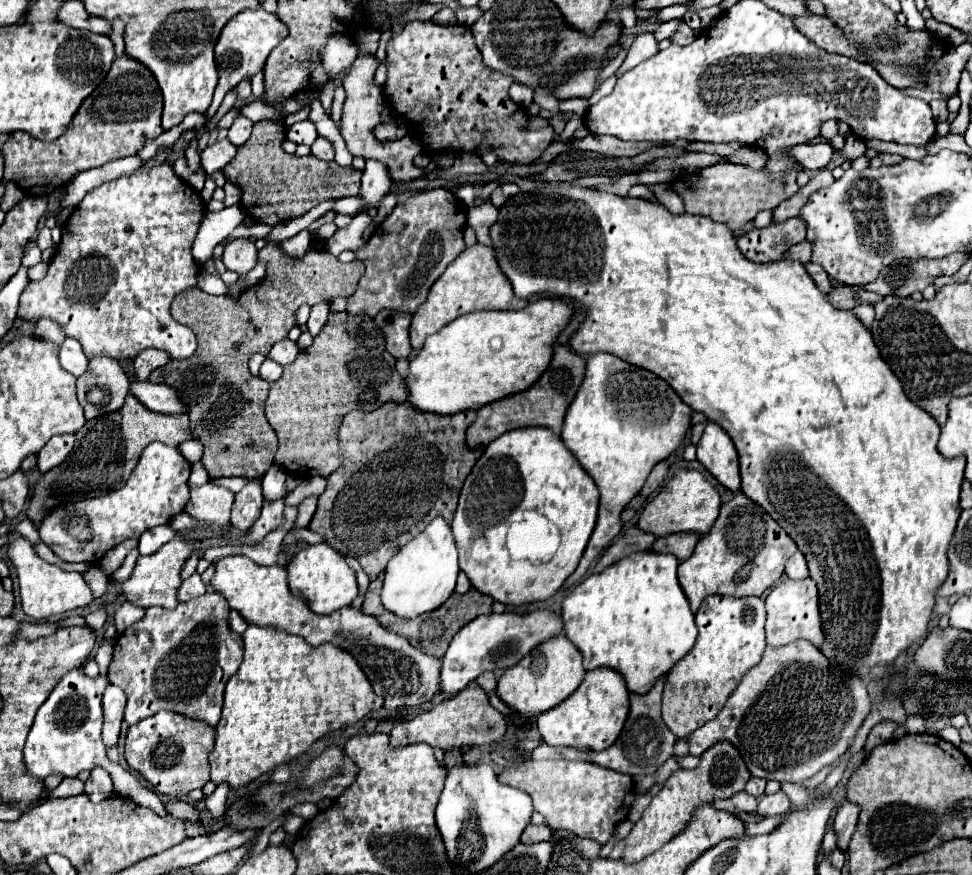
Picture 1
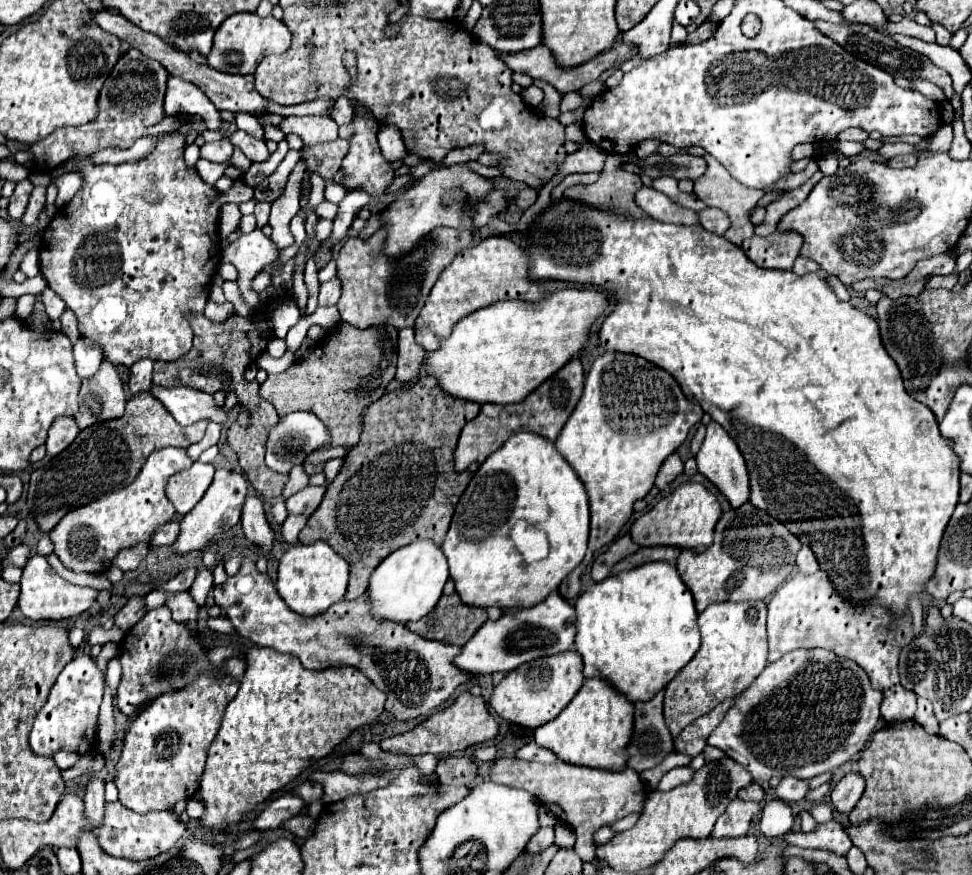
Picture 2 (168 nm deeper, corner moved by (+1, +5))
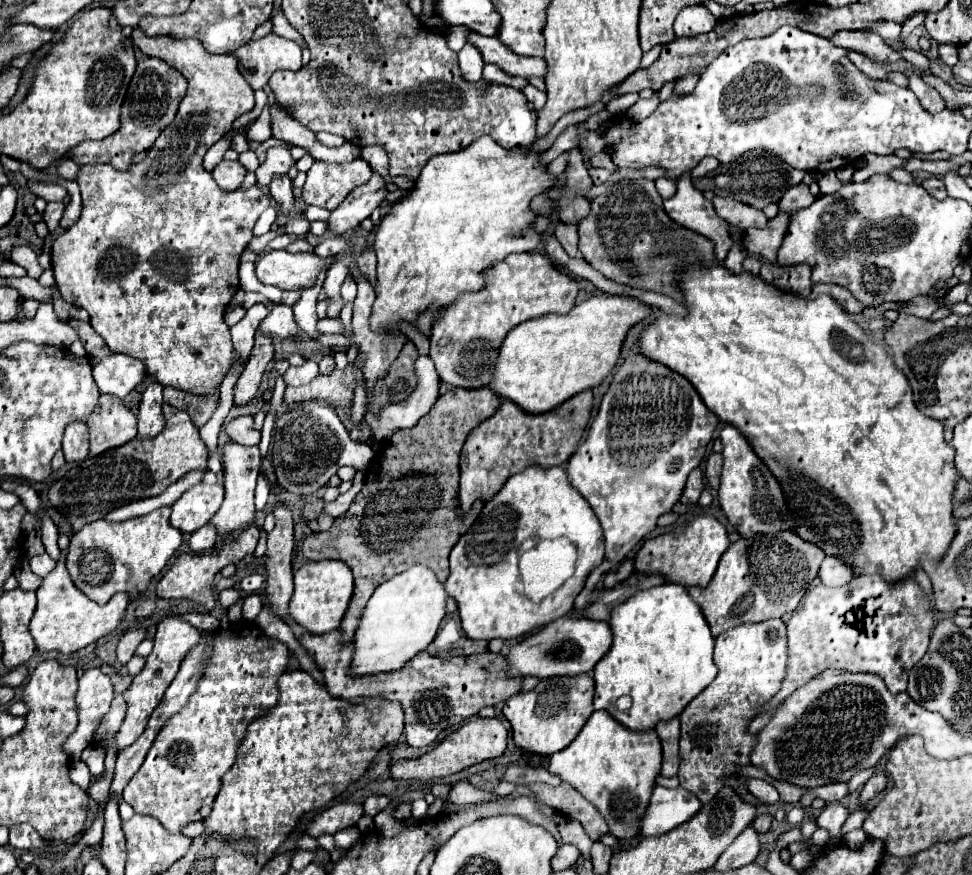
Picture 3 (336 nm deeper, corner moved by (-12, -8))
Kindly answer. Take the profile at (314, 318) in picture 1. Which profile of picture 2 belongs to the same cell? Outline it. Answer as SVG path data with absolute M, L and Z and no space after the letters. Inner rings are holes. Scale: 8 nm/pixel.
M331 279L331 281L327 281L327 283L321 283L317 305L319 305L319 307L335 305L335 303L339 301L339 295L341 295L341 285L339 285L337 279Z

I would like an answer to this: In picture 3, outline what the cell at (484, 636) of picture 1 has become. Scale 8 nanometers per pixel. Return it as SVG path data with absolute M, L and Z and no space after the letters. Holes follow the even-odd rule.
M562 616L556 622L548 624L538 634L532 634L518 642L508 660L508 674L510 676L538 676L538 678L552 678L552 676L578 676L590 672L604 652L612 646L612 630L608 622L596 622L588 618L570 618Z

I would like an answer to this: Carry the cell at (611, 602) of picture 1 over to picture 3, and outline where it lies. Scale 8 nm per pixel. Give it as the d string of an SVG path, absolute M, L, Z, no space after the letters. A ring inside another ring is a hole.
M660 584L650 590L642 590L618 608L614 608L610 618L610 628L614 632L614 642L610 652L594 668L594 708L606 710L622 726L634 732L652 730L658 722L668 722L676 718L686 704L690 704L718 674L718 668L712 662L714 638L710 634L708 622L702 616L702 610L688 596L686 588L680 584ZM620 696L630 696L632 706L626 712L616 708Z

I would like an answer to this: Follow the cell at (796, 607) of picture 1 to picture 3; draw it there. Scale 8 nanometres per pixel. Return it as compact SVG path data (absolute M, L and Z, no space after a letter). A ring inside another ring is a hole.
M858 576L858 580L852 580L850 584L842 588L828 588L824 584L814 586L808 590L794 614L786 622L788 628L788 672L782 684L782 690L762 708L762 712L768 712L770 708L778 706L782 700L786 700L796 688L808 684L814 676L828 668L838 668L846 672L872 672L880 678L884 676L884 682L890 692L904 692L908 674L914 668L914 664L926 654L930 632L934 628L934 608L928 600L928 594L920 588L920 584L912 578L888 584L882 576Z

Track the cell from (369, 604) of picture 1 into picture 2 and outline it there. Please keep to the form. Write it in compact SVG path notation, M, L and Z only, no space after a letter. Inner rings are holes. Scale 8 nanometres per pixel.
M457 593L443 595L435 609L407 627L423 639L433 639L449 645L463 645L487 621L485 607L465 605Z

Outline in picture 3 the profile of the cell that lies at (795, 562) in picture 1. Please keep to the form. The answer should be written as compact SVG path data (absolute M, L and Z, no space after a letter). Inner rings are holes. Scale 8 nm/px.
M826 556L818 576L826 586L844 586L856 578L856 570L852 570L852 564L844 564L836 556Z

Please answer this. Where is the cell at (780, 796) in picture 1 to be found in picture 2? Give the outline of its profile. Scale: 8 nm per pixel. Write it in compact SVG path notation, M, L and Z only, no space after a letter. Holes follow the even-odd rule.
M787 777L781 779L781 783L775 787L775 795L777 799L785 801L785 803L793 803L793 801L801 801L807 793L807 781L803 779L795 779L795 777Z

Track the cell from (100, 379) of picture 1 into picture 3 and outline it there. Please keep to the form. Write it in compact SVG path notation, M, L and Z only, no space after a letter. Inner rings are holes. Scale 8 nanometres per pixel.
M100 396L98 406L88 418L90 456L126 444L136 436L136 416L116 396Z

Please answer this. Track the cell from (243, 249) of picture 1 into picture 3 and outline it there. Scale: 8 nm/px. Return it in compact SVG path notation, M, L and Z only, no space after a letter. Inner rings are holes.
M272 250L262 254L256 262L256 276L260 282L282 290L302 290L312 288L318 274L330 266L332 262L318 258L314 252L290 254L286 250Z

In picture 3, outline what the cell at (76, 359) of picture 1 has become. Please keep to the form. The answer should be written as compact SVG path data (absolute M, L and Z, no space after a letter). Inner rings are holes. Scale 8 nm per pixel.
M112 354L94 366L94 382L100 394L110 394L120 400L138 388L146 376L144 364L126 354Z

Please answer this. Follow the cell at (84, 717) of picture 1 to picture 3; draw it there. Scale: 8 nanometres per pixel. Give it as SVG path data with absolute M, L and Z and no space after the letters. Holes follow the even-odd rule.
M90 668L80 678L80 688L76 694L78 704L78 728L76 732L64 742L64 752L78 760L82 750L92 742L94 730L98 728L104 714L110 710L112 702L112 684L110 678L100 668Z

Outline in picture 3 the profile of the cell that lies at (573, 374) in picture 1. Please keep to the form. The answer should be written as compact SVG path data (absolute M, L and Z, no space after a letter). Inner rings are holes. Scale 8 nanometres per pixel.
M592 390L580 392L544 414L528 414L516 402L504 400L494 416L490 416L480 424L480 428L474 428L470 432L464 444L464 452L460 458L462 476L458 488L462 512L468 512L476 500L492 500L492 496L500 492L504 482L516 472L522 472L524 468L550 468L564 464L582 440L582 434L590 420L592 406Z

